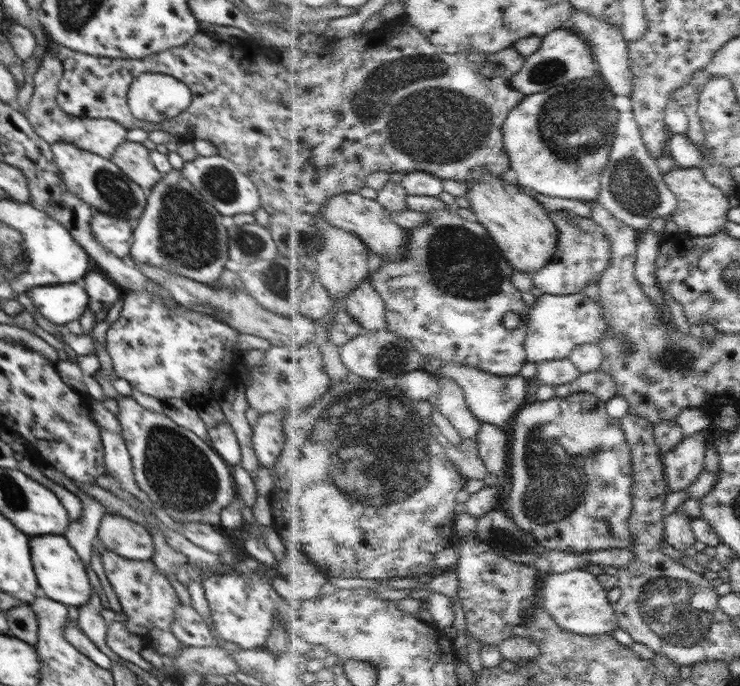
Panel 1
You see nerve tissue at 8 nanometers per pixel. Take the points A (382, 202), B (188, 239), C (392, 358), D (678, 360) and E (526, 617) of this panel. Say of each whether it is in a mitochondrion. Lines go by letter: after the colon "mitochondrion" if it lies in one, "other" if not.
A: other
B: mitochondrion
C: mitochondrion
D: mitochondrion
E: other

